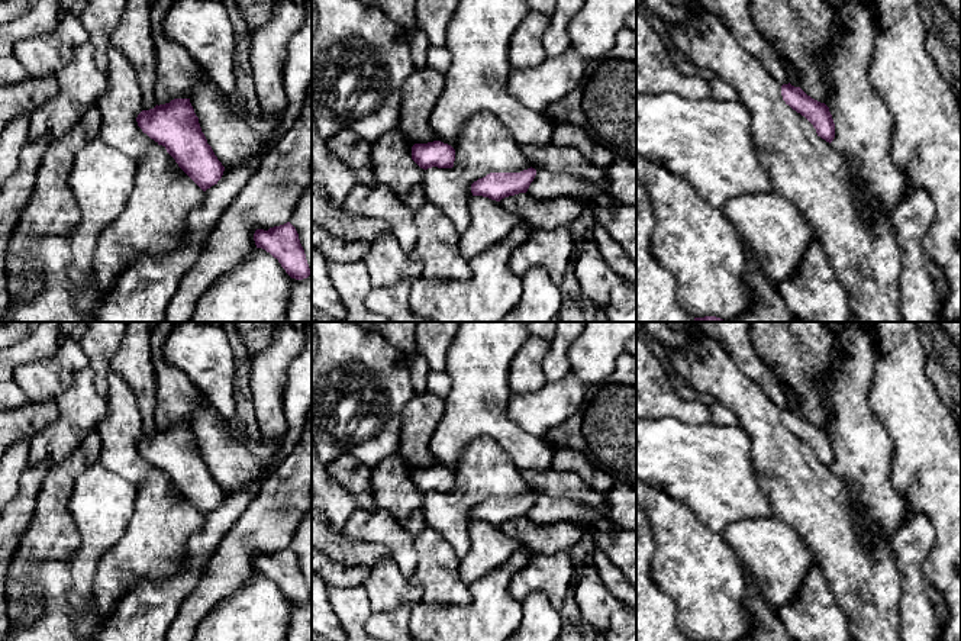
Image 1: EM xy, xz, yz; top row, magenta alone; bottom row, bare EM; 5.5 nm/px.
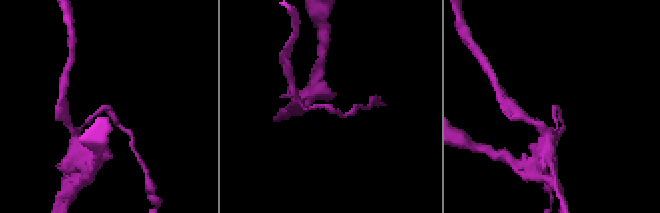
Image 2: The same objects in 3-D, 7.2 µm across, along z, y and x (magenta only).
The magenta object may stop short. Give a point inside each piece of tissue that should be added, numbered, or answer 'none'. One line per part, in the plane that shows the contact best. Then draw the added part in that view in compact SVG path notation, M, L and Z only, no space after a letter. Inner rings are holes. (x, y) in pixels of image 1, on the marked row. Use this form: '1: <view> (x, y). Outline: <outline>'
none

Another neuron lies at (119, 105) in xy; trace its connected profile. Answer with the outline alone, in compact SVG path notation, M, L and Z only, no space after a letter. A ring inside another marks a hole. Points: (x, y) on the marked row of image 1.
M112 45L107 58L107 87L96 103L101 115L99 138L130 157L138 164L138 170L133 191L123 212L100 233L96 245L93 267L103 297L128 270L125 264L128 252L139 258L142 254L158 255L172 249L186 228L187 213L204 200L204 191L178 168L165 146L138 126L136 117L143 110L143 97L138 74L129 59Z

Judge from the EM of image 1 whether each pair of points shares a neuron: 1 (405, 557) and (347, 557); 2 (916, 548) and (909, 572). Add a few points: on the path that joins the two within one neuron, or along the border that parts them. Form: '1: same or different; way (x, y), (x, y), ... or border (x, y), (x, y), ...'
1: different; border (357, 541), (381, 543), (390, 554)
2: same; way (910, 554), (910, 566)

